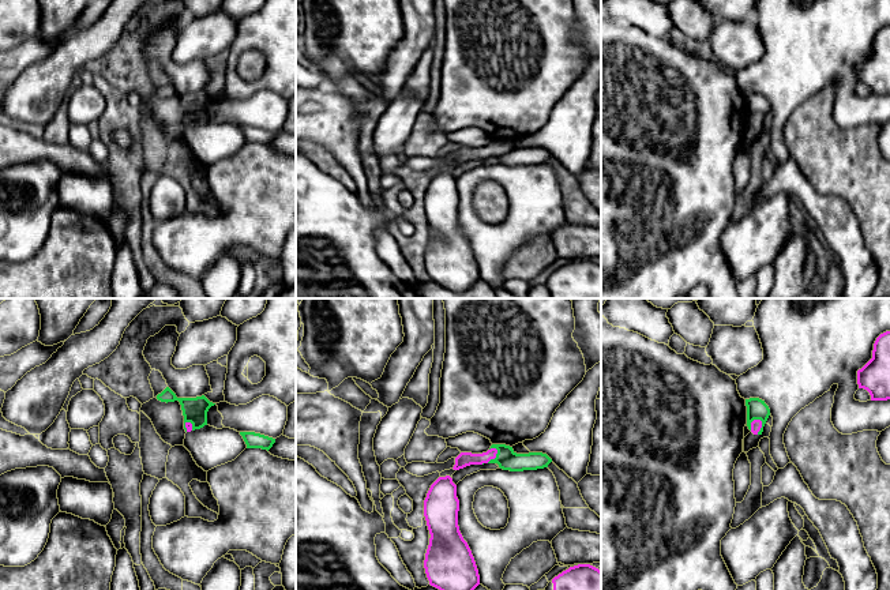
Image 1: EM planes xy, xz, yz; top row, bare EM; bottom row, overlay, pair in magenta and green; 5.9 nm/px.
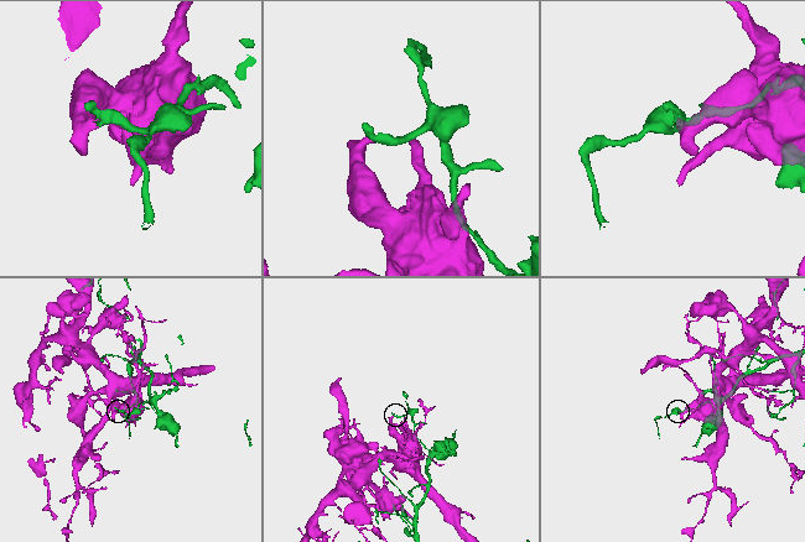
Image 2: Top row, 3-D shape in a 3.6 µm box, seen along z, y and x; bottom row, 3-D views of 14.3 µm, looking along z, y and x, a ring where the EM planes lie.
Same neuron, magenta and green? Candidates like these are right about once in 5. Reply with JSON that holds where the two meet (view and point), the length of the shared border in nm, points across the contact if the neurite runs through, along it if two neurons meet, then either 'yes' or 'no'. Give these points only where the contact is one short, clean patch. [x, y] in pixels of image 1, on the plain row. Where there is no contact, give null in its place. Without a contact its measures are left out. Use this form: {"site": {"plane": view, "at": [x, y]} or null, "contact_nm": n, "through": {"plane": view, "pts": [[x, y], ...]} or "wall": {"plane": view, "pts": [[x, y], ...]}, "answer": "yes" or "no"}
{"site": {"plane": "yz", "at": [761, 119]}, "contact_nm": 100, "answer": "no"}

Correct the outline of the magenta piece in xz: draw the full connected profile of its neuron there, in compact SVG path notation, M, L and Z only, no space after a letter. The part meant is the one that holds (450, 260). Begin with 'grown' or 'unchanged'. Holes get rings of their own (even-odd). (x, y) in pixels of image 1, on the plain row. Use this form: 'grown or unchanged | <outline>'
unchanged | M450 170L439 172L424 195L424 211L431 229L424 263L431 281L463 293L480 279L480 270L459 226L458 206L457 180Z

